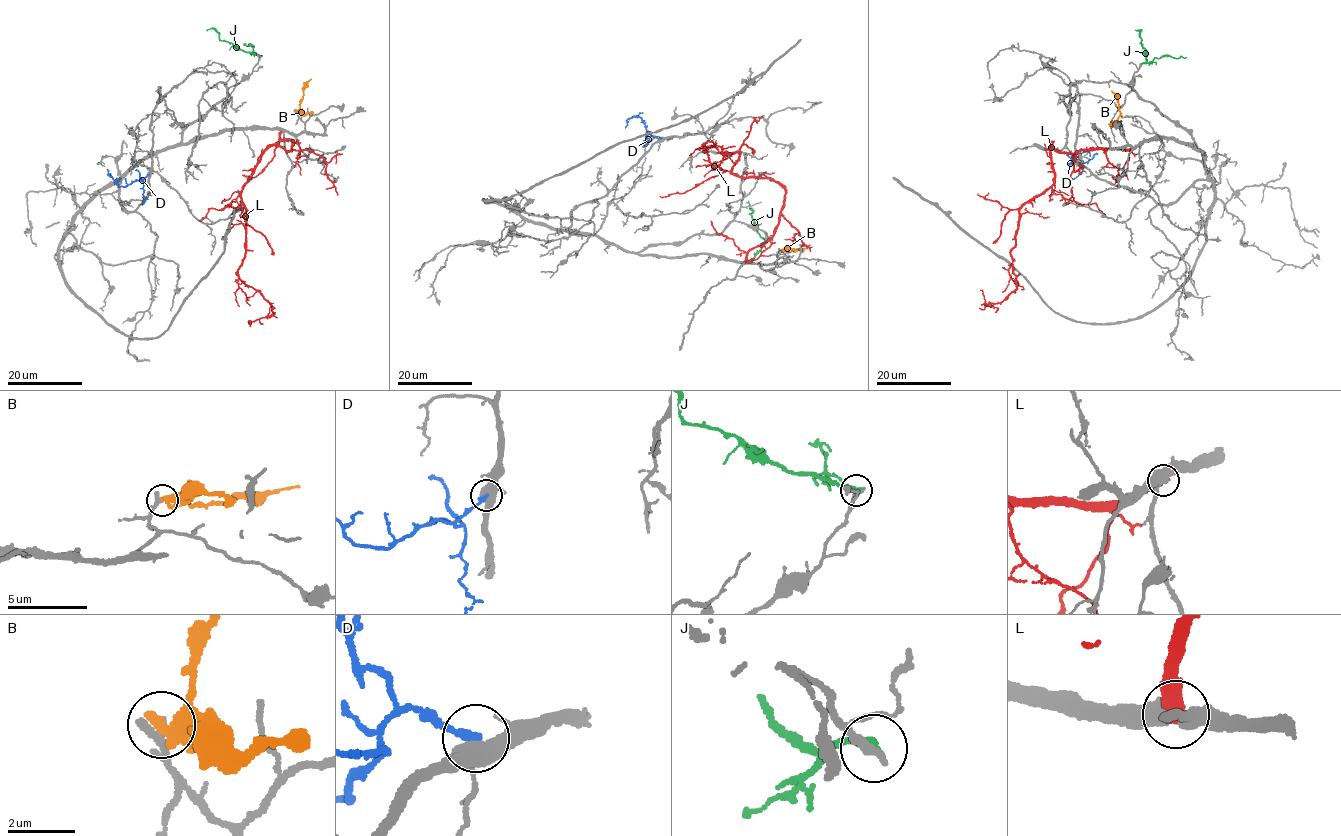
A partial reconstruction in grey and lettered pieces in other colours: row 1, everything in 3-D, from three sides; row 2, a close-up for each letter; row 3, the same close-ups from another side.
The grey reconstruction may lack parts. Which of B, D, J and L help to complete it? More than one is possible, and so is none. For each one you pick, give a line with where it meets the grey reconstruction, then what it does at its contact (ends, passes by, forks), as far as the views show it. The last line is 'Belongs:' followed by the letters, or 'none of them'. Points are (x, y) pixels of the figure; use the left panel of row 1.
Belongs: none of them

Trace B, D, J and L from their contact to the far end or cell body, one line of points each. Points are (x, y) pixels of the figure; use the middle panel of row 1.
B: (780, 250), (812, 246)
D: (660, 139), (651, 134), (640, 117), (628, 118), (625, 128)
J: (771, 238), (762, 238), (756, 230), (748, 200)
L: (747, 262), (773, 235), (785, 193), (733, 173), (738, 152), (706, 149), (712, 169), (721, 148), (699, 148)

